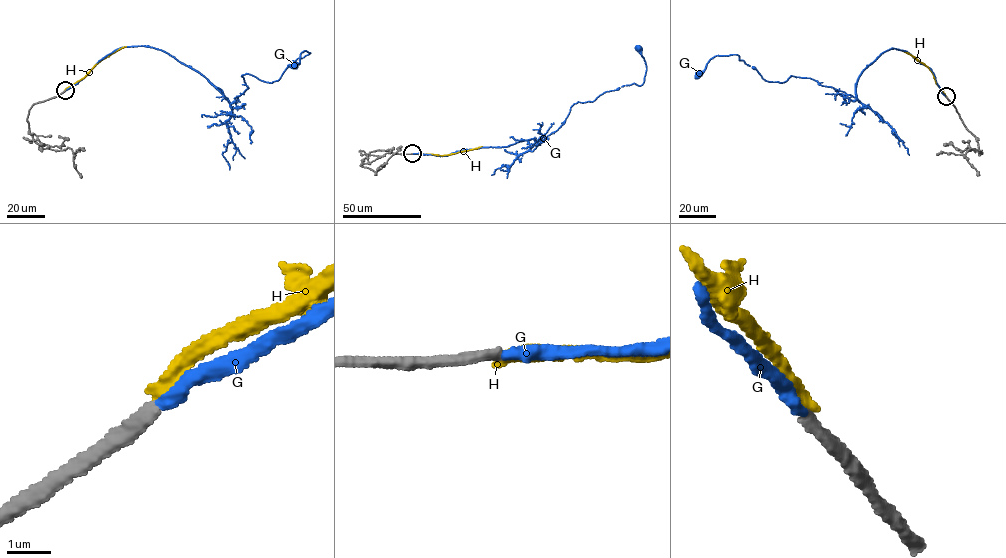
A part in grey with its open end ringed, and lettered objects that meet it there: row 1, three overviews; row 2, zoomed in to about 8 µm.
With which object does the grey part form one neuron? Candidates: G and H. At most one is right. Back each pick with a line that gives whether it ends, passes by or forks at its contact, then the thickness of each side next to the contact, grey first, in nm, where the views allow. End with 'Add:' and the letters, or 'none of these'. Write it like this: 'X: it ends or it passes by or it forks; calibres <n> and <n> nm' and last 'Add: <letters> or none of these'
G: it ends; calibres 280 and 280 nm
Add: G

